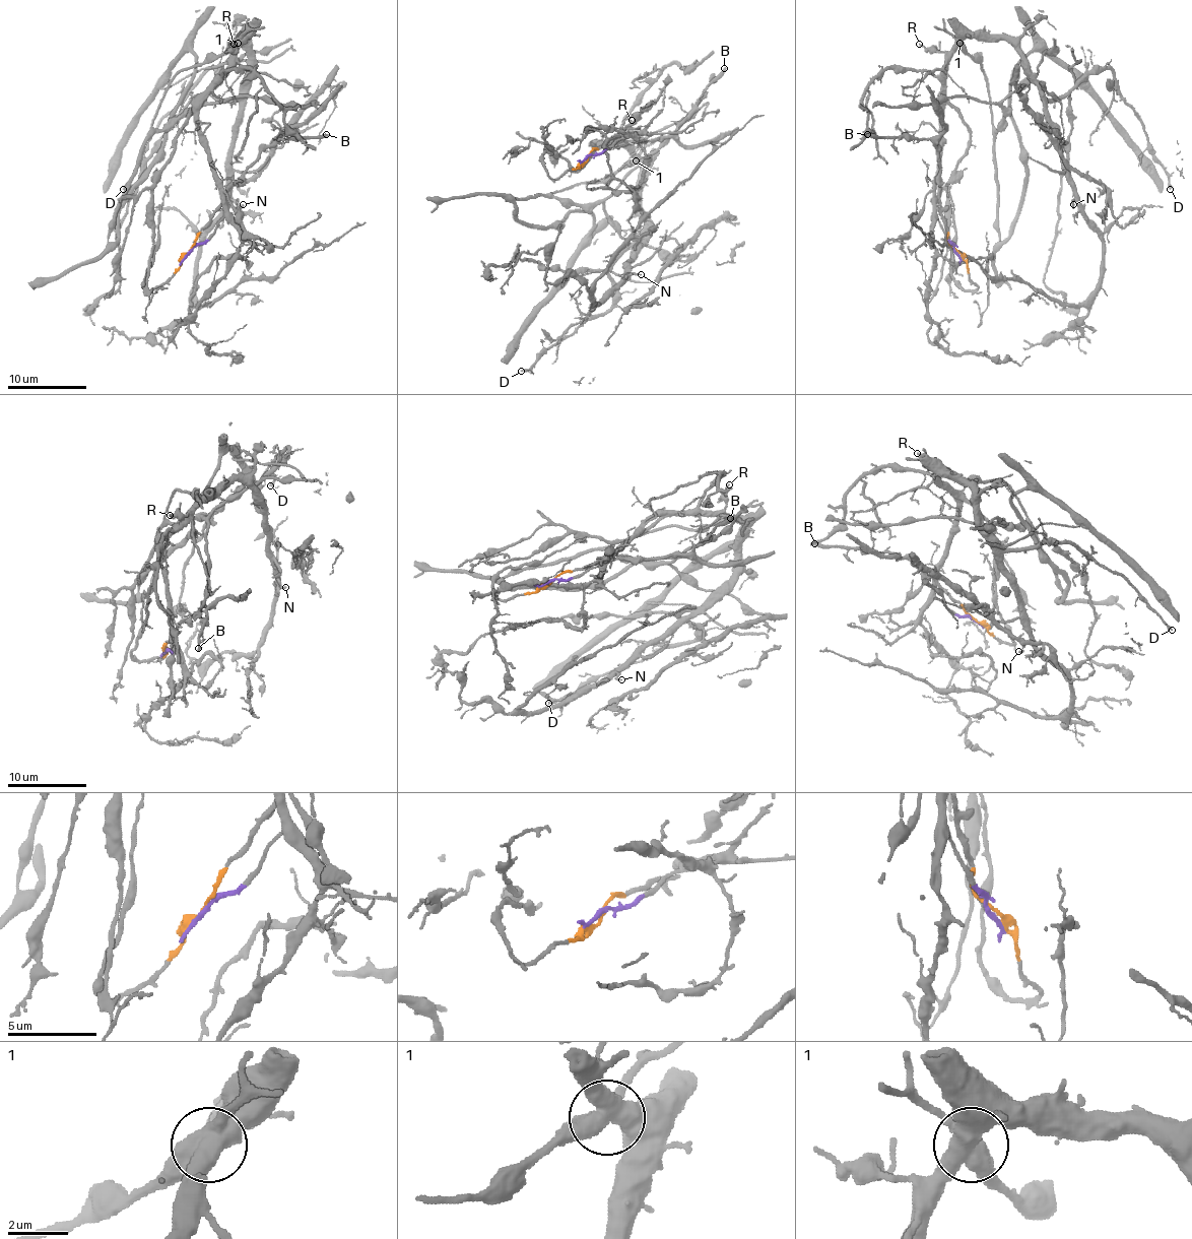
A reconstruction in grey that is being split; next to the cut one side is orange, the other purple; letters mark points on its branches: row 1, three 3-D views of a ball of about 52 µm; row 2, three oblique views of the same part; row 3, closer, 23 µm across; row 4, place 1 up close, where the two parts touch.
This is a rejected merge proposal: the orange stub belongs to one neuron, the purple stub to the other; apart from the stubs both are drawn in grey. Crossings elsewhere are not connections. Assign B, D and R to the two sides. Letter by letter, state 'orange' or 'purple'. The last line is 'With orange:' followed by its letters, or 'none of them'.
B: orange
D: purple
R: purple
With orange: B

